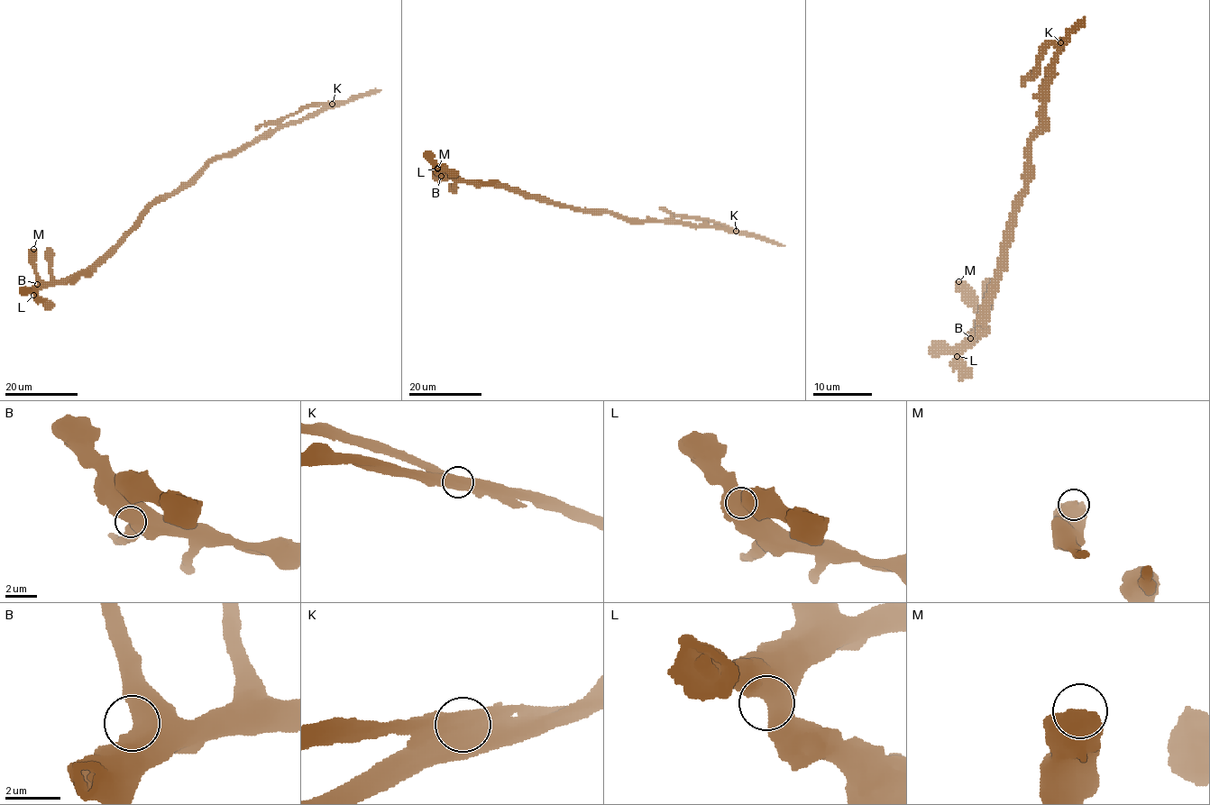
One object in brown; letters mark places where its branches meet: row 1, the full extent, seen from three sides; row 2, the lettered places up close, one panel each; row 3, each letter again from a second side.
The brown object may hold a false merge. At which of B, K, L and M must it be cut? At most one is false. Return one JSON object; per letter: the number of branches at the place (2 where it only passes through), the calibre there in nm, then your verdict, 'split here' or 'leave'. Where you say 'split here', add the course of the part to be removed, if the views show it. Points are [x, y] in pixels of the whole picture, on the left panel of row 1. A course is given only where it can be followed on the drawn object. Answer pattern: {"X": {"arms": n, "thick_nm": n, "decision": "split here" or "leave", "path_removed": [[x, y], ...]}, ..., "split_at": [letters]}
{"B": {"arms": 1, "thick_nm": 850, "decision": "leave"}, "K": {"arms": 1, "thick_nm": 1100, "decision": "split here", "path_removed": [[332, 103], [320, 103], [300, 109], [255, 130]]}, "L": {"arms": 2, "thick_nm": 650, "decision": "leave"}, "M": {"arms": 1, "thick_nm": 850, "decision": "leave"}, "split_at": ["K"]}

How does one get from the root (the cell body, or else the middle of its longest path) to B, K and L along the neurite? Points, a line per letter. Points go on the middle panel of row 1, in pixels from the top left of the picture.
B: (599, 212), (562, 208), (545, 201), (527, 197), (517, 191), (495, 184), (473, 184), (441, 176)
K: (599, 212), (609, 212), (627, 221), (678, 221), (736, 232)
L: (599, 212), (562, 208), (545, 201), (527, 197), (517, 191), (495, 184), (454, 180), (437, 168)

